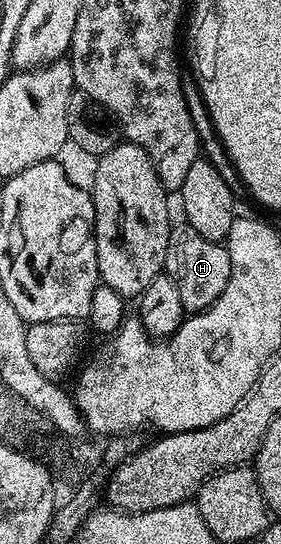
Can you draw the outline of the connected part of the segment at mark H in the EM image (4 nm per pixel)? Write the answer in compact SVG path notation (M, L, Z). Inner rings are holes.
M185 223L175 224L168 235L168 251L166 252L166 268L164 272L176 283L176 292L180 295L180 303L187 315L202 313L228 287L228 279L232 271L232 259L228 255L225 244L220 241L204 239Z

